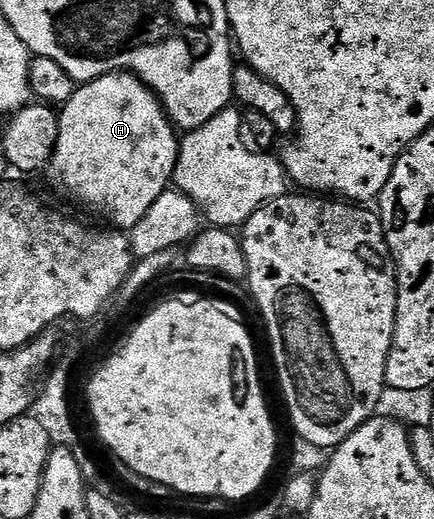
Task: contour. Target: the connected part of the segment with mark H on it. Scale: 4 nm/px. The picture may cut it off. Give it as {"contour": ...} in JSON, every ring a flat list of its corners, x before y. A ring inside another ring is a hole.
{"contour":[[107,73,81,84,75,95,59,110,58,143,52,152,50,169,76,197,101,209,120,231,130,231,154,207,158,195,169,192,176,161,180,158,178,130,164,111,164,104,132,73]]}

